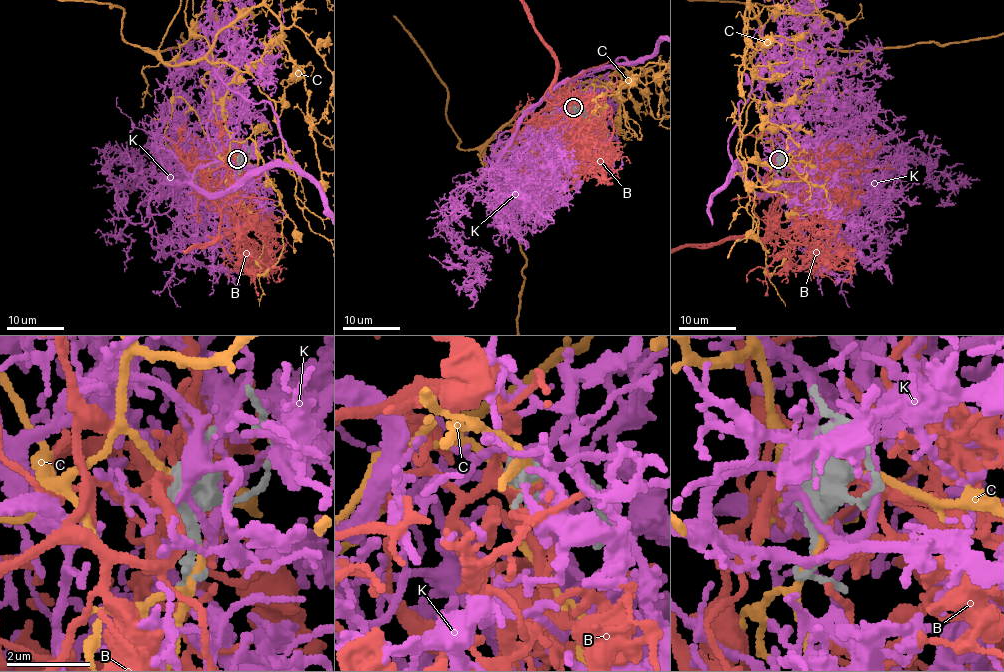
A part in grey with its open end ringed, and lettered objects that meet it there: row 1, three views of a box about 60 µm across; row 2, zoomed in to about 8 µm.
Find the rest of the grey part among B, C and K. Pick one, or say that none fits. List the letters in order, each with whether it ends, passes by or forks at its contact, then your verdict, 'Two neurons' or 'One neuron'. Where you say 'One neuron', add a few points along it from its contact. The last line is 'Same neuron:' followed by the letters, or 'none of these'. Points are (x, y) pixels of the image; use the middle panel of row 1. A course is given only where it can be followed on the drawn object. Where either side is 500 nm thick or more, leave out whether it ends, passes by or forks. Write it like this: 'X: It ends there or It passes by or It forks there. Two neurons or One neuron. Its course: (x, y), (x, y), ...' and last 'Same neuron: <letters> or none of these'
B: One neuron
C: It forks there. Two neurons
K: Two neurons
Same neuron: B

